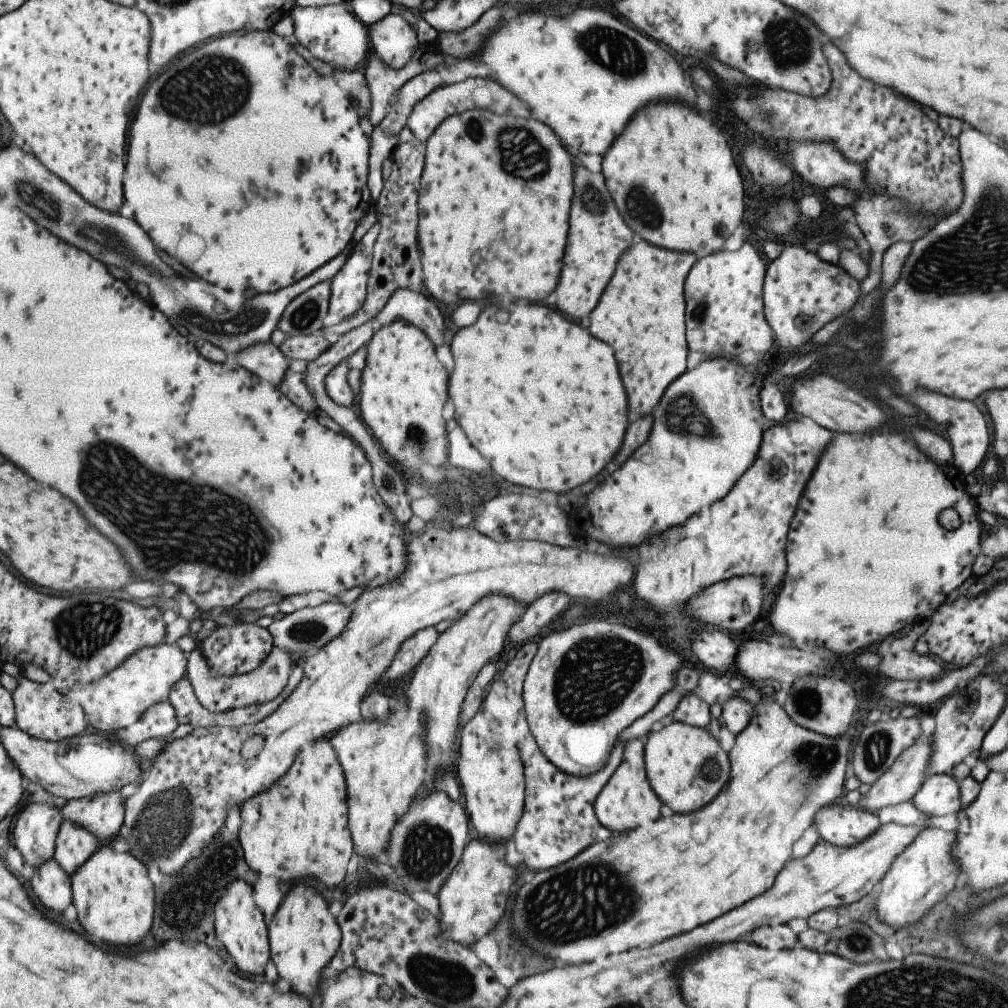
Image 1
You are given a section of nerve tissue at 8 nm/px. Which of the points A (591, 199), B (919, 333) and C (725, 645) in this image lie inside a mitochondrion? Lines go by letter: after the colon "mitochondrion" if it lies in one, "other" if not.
A: mitochondrion
B: other
C: other

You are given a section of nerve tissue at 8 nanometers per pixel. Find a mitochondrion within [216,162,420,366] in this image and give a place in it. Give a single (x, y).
(306, 313)

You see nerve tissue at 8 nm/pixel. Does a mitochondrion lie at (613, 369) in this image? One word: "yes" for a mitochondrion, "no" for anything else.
no

